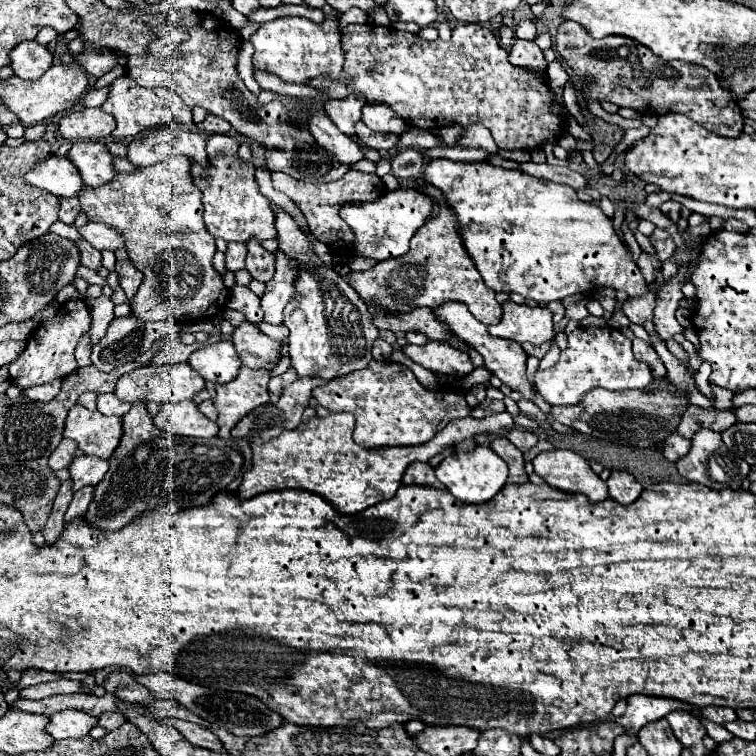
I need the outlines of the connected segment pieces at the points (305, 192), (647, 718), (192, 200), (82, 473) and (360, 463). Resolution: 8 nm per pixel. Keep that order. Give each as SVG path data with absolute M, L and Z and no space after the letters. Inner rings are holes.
M351 169L345 177L341 177L339 181L333 181L333 183L321 183L321 185L313 185L313 183L303 183L303 181L297 181L293 179L291 175L287 173L273 173L273 187L281 193L285 193L299 209L301 213L305 215L307 223L309 223L309 229L311 233L321 241L325 243L329 249L331 249L331 255L333 259L339 263L347 263L349 255L351 255L351 245L353 245L353 235L351 235L351 229L349 225L339 217L339 207L345 205L345 203L351 203L355 201L369 202L377 199L382 189L385 191L385 185L381 181L381 177L377 177L375 173L361 173L361 171L355 171Z
M631 695L627 705L627 711L623 717L617 717L615 723L627 727L629 735L637 735L641 725L647 725L651 721L659 721L667 717L671 711L687 711L693 713L693 707L675 701L675 699L663 699L663 697L651 697L651 695Z
M187 157L161 161L131 175L119 173L111 185L83 187L79 201L91 221L105 223L123 235L131 263L143 273L143 283L129 303L135 319L193 321L213 317L225 307L229 291L211 267L215 239L203 229L201 193L193 185ZM177 231L185 237L179 237Z
M75 457L75 461L71 463L69 471L71 471L71 481L73 481L73 491L79 491L87 485L97 485L105 473L109 469L109 463L97 457Z
M505 411L505 413L497 413L497 415L489 415L485 419L473 419L473 417L465 417L465 419L455 419L447 425L447 429L443 429L443 433L437 433L427 445L417 445L417 447L387 447L387 449L371 449L371 453L367 453L367 449L359 449L353 441L353 429L355 429L355 417L351 413L331 413L327 417L311 417L307 423L301 423L297 429L285 431L279 437L263 443L263 445L251 445L253 449L253 457L251 457L251 469L243 473L241 485L237 489L239 499L249 499L255 497L259 493L267 493L267 491L283 491L283 489L303 489L309 493L317 493L321 495L325 501L329 501L341 515L355 515L371 505L377 505L381 501L387 501L395 495L395 491L401 487L401 477L403 471L407 469L407 465L415 463L415 461L423 461L427 463L433 455L437 455L439 451L443 451L449 445L459 443L461 439L473 439L477 433L489 431L491 435L499 435L499 431L507 431L513 427L513 417Z

